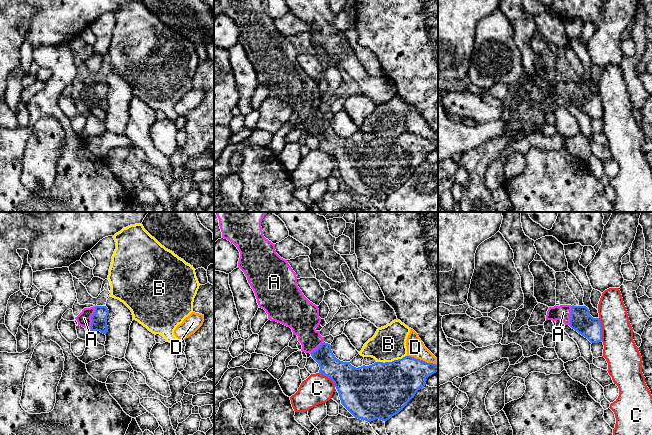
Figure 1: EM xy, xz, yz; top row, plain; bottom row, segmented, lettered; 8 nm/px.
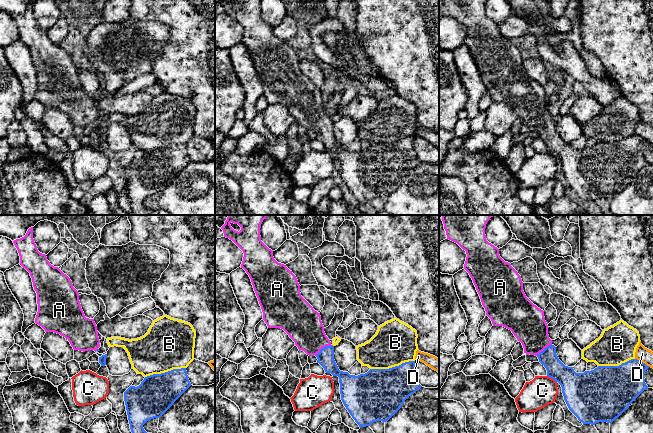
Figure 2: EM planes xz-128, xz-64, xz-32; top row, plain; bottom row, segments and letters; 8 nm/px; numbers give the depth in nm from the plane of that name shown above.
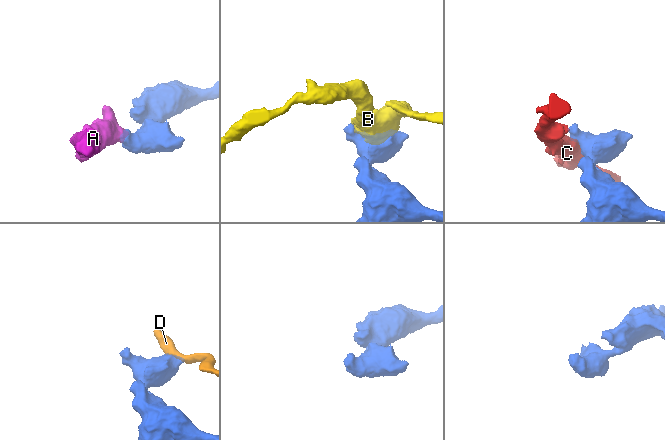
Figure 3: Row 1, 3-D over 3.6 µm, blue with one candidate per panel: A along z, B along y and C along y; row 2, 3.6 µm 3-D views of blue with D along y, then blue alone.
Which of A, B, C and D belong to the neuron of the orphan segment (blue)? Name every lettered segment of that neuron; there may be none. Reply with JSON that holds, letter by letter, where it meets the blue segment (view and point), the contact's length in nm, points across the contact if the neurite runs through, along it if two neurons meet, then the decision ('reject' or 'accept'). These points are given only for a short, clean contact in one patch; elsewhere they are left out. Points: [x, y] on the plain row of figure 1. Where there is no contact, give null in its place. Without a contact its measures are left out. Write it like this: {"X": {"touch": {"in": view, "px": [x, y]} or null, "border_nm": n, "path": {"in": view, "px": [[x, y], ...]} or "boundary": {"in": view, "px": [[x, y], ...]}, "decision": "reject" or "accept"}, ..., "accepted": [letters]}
{"A": {"touch": {"in": "xy", "px": [91, 95]}, "border_nm": 220, "path": {"in": "xy", "px": [[99, 95], [91, 95], [84, 94]]}, "decision": "accept"}, "B": {"touch": {"in": "xz", "px": [392, 137]}, "border_nm": 260, "decision": "reject"}, "C": {"touch": {"in": "yz", "px": [601, 105]}, "border_nm": 190, "boundary": {"in": "yz", "px": [[598, 94], [601, 100], [602, 116]]}, "decision": "reject"}, "D": {"touch": {"in": "xz", "px": [422, 136]}, "border_nm": 260, "boundary": {"in": "xz", "px": [[407, 131], [432, 138], [437, 142]]}, "decision": "reject"}, "accepted": ["A"]}

